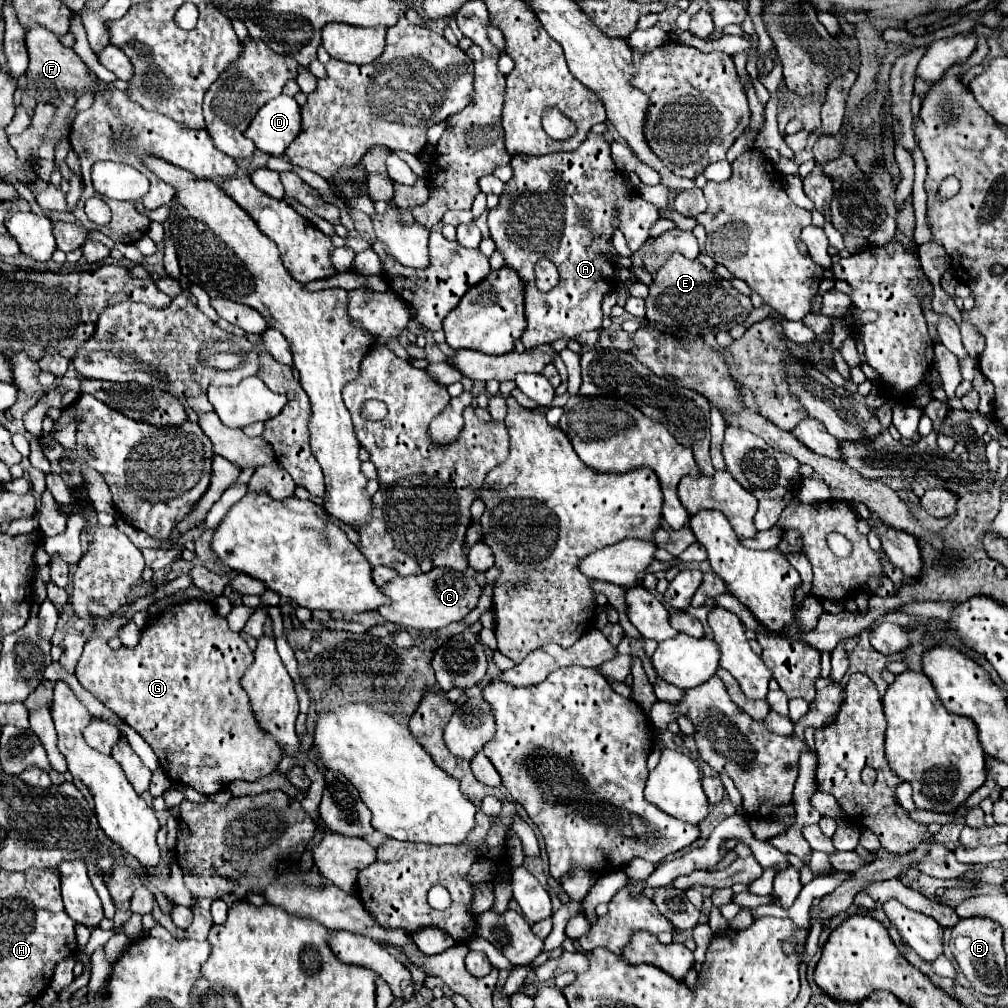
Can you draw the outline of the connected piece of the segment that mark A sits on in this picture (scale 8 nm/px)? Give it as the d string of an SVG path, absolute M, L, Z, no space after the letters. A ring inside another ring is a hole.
M590 132L586 142L572 152L558 152L546 156L512 156L510 162L514 176L506 182L504 194L496 208L488 214L490 236L496 242L496 248L502 250L506 266L516 268L520 278L526 280L526 330L522 334L524 348L536 348L542 344L552 344L554 340L572 340L586 330L598 330L602 326L602 298L616 288L616 262L618 252L612 246L614 234L614 210L620 210L618 228L624 232L626 242L632 250L638 250L646 240L650 226L660 218L658 208L640 198L640 192L630 188L624 180L624 174L614 166L610 156L610 142L604 134ZM580 208L588 208L590 220L586 224L576 216ZM542 258L548 258L556 264L560 272L560 282L550 292L538 292L534 282L534 264Z

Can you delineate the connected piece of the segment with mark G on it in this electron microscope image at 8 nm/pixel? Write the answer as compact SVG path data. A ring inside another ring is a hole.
M184 598L182 602L164 608L156 618L150 616L150 620L148 620L146 626L142 628L142 636L140 636L140 640L138 640L138 644L136 644L134 648L120 646L118 650L112 650L104 638L90 638L90 640L86 642L86 646L84 646L84 652L82 652L82 656L80 656L80 660L78 660L78 664L76 664L76 672L74 672L74 674L76 674L78 682L80 682L94 698L98 698L106 708L110 708L114 714L118 714L128 726L132 726L132 728L150 744L150 748L154 750L154 754L156 754L158 760L160 760L160 768L168 774L168 778L170 778L174 784L192 786L192 788L196 788L200 794L208 794L208 796L210 796L210 794L214 794L214 792L220 792L220 790L228 788L226 784L230 784L230 782L236 780L236 778L248 780L248 782L254 782L254 780L258 780L258 778L264 778L264 776L272 774L272 772L276 770L278 762L282 760L282 748L280 748L278 744L274 744L274 740L272 740L270 736L266 736L266 734L258 728L258 722L254 720L254 716L252 716L252 712L250 712L248 696L246 696L246 692L242 692L242 686L240 686L240 680L242 680L246 668L250 668L252 662L254 662L254 654L252 654L252 650L248 648L248 644L240 638L240 634L236 634L236 632L232 632L232 630L228 628L226 618L218 616L216 608L214 608L208 600L202 600L202 598ZM206 754L212 756L212 758L218 762L218 766L214 766L214 768L204 766L202 758L204 758Z

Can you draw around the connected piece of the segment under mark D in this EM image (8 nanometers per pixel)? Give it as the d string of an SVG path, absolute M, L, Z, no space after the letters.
M280 94L264 104L246 130L258 150L284 154L288 144L300 134L300 106L294 98Z

